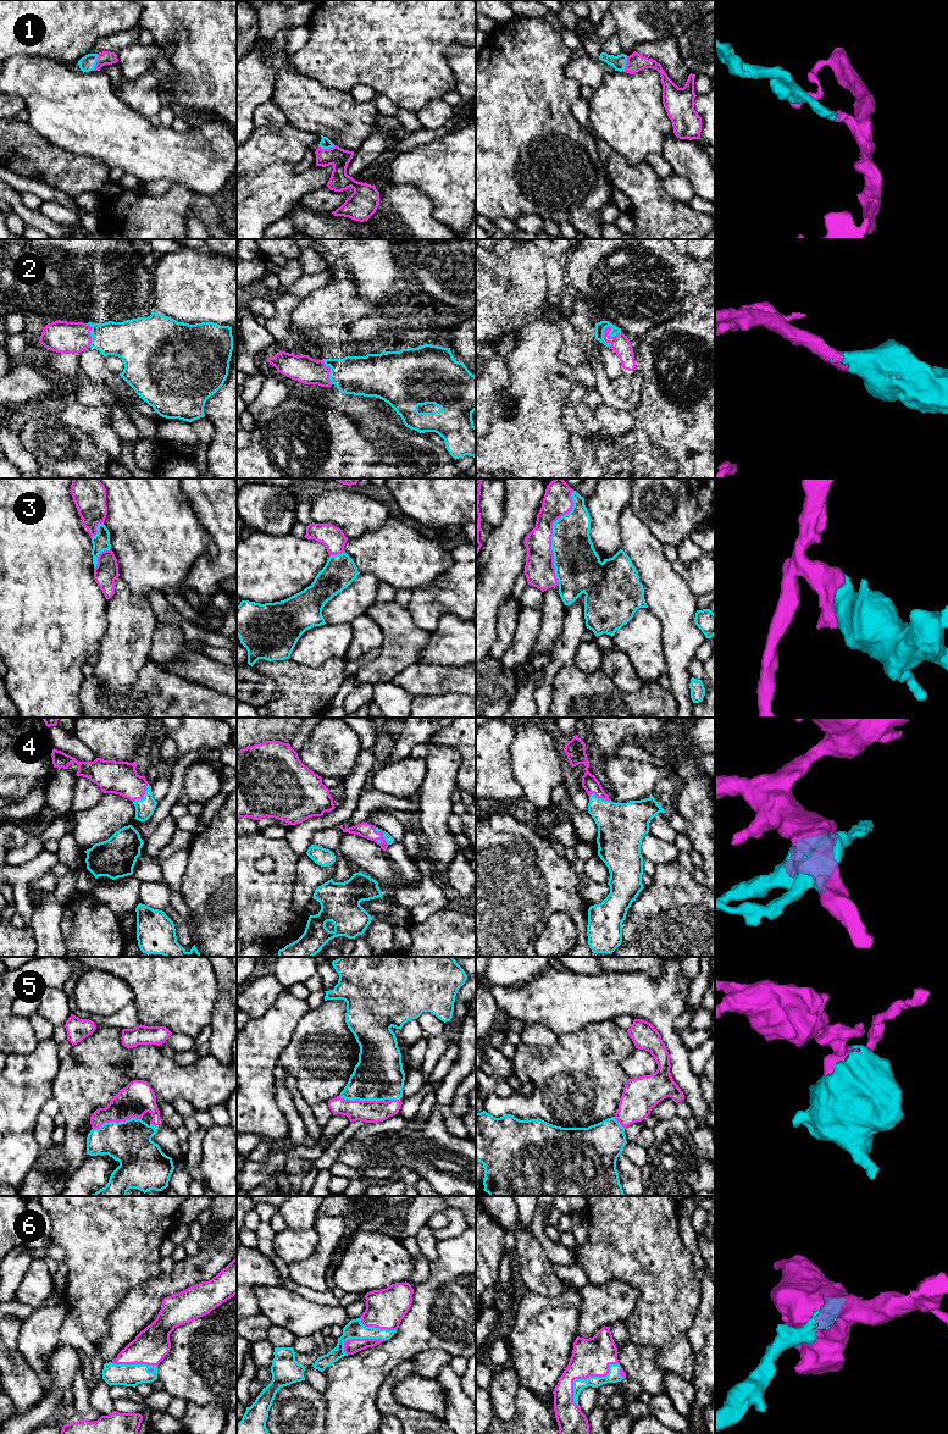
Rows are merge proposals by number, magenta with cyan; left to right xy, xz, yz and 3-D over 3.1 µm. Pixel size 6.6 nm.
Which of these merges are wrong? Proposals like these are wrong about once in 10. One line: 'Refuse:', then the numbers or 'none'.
Refuse: none

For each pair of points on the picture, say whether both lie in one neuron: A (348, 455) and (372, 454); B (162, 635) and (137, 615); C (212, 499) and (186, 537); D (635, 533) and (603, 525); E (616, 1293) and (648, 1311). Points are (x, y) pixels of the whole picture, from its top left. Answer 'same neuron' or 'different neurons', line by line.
A: same neuron
B: different neurons
C: different neurons
D: different neurons
E: different neurons

